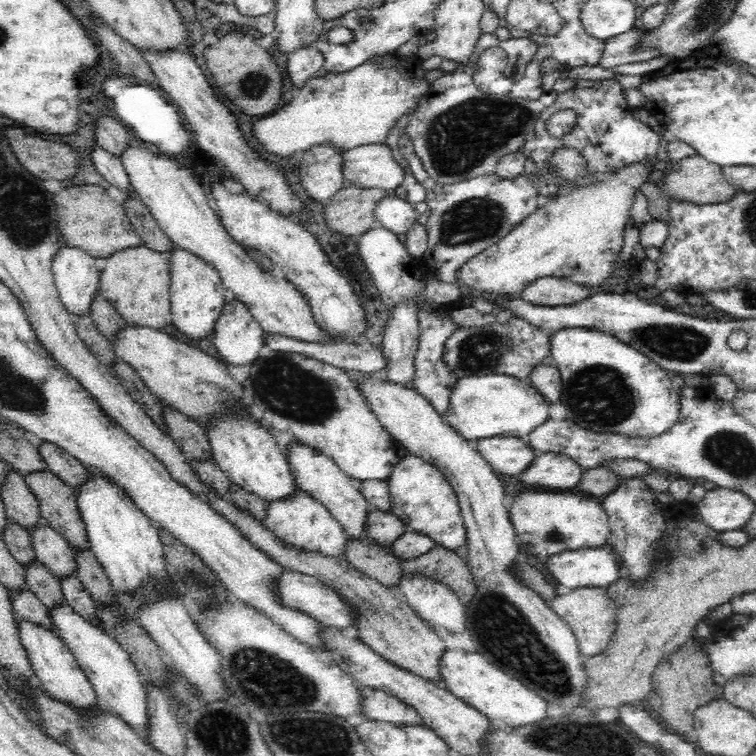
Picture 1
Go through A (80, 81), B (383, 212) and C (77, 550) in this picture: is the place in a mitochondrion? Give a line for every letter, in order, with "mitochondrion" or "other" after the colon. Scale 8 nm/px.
A: other
B: other
C: other

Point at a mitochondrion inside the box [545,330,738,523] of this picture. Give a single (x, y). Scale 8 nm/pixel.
(600, 396)

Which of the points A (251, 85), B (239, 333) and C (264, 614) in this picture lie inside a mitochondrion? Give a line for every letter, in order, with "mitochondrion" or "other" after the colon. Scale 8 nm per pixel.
A: mitochondrion
B: other
C: other

